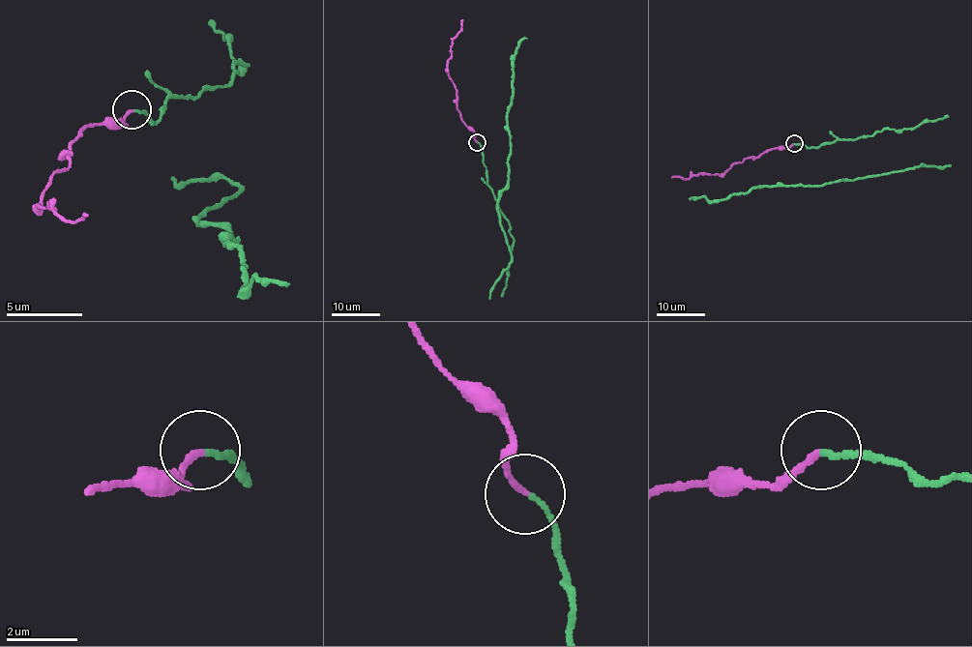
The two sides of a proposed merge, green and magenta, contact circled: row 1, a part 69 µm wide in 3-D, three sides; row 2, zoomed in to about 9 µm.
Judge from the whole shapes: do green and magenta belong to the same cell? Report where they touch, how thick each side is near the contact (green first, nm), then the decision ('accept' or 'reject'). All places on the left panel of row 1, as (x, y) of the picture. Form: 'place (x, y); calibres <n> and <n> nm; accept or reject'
place (132, 109); calibres 150 and 180 nm; reject

